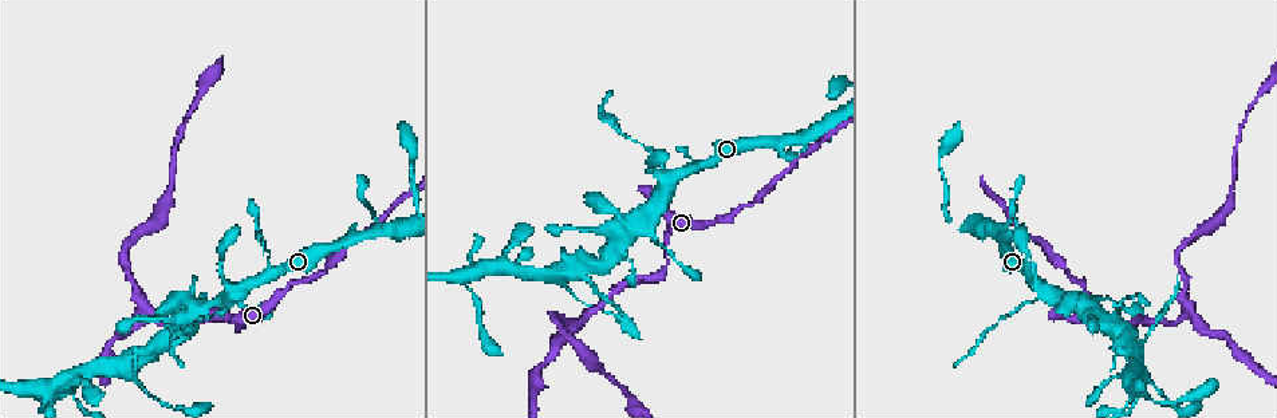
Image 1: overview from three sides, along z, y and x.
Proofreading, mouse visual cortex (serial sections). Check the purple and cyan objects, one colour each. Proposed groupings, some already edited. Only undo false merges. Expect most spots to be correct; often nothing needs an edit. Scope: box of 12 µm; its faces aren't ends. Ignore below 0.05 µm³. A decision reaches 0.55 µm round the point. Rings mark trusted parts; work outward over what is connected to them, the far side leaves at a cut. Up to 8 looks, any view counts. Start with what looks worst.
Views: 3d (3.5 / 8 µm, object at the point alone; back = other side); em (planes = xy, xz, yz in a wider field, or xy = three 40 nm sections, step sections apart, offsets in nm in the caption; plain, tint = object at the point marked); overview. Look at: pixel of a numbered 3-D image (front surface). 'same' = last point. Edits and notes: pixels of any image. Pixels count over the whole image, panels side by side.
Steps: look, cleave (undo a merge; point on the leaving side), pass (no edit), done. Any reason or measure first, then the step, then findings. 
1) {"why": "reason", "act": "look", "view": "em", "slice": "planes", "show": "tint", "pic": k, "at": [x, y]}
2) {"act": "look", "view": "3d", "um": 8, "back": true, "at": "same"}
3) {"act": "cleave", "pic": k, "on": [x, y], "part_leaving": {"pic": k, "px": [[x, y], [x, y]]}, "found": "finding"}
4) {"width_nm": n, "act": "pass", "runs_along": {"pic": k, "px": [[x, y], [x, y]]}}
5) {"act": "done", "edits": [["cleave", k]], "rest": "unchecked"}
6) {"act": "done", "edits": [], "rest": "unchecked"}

{"why": "three-way junction", "act": "look", "view": "3d", "um": 8, "back": true, "pic": 1, "at": [148, 314]}

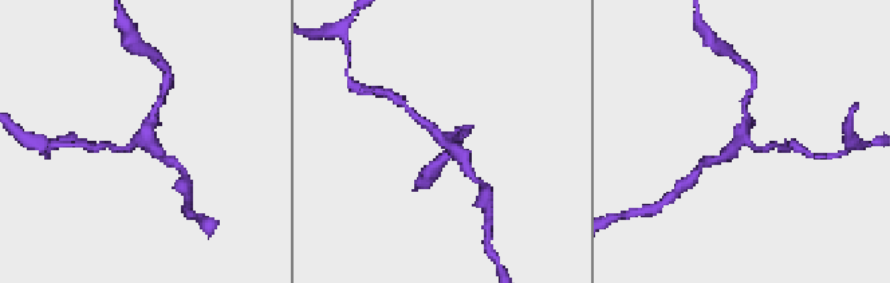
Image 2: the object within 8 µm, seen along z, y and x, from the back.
{"act": "look", "view": "3d", "um": 3.5, "pic": 2, "at": [439, 141]}

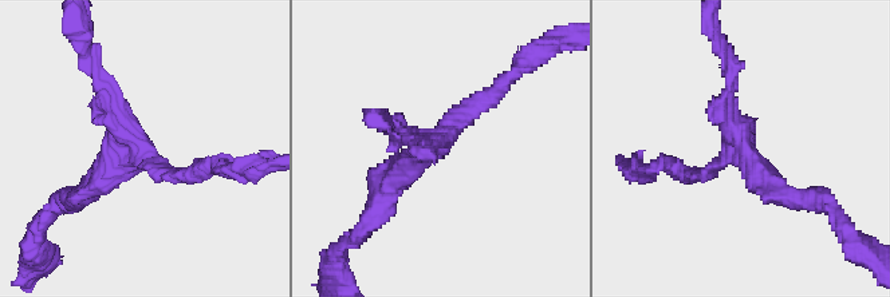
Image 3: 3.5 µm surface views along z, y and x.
{"act": "look", "view": "em", "slice": "xy", "step": 1, "show": "tint", "pic": 3, "at": [142, 148]}

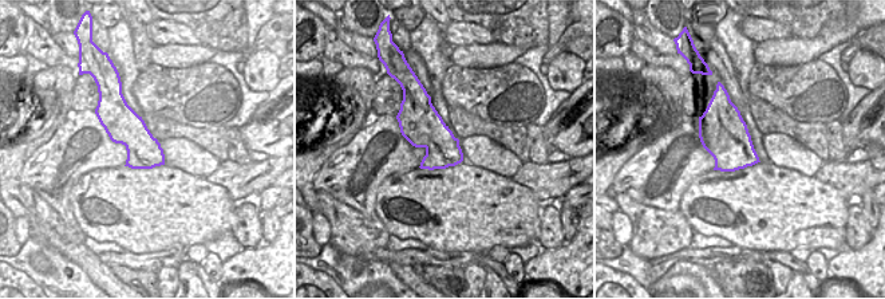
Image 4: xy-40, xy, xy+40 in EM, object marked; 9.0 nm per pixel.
{"arm_widths_nm": [150, 200, 300], "act": "pass", "runs_along": {"pic": 3, "px": [[205, 166], [156, 166], [98, 71]]}, "found": "one cell here"}

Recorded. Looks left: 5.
{"why": "narrows sharply", "act": "look", "view": "3d", "um": 3.5, "back": true, "pic": 1, "at": [241, 293]}

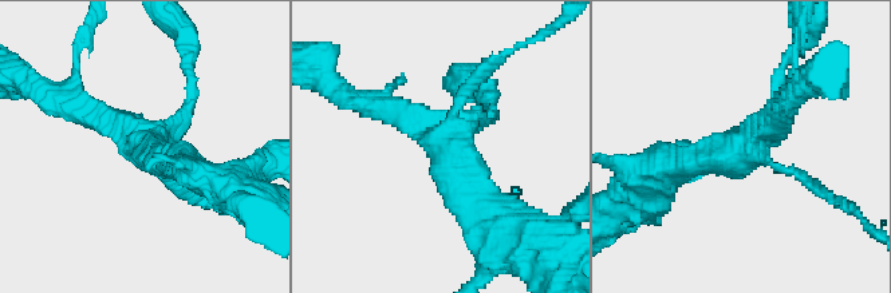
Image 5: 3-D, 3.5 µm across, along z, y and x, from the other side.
{"arms": 4, "arm_widths_nm": [150, 150, 300, 350], "act": "pass", "runs_along": {"pic": 5, "px": [[375, 101], [449, 146], [481, 214]]}, "found": "all the same cell"}

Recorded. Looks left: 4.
{"why": "calibre changes", "act": "look", "view": "3d", "um": 8, "back": true, "pic": 1, "at": [1130, 348]}

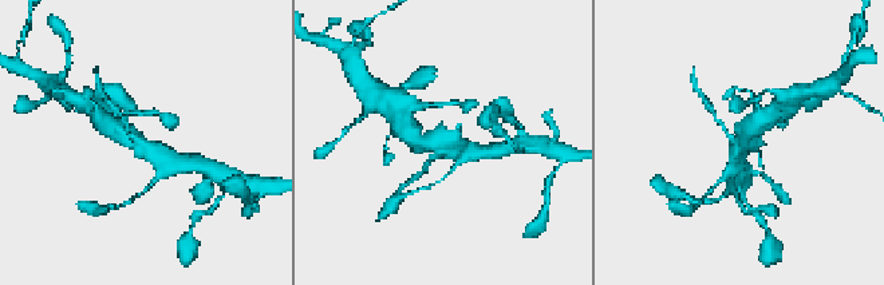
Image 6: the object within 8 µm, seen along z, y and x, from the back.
{"why": "closer look", "act": "look", "view": "3d", "um": 3.5, "pic": 6, "at": [137, 142]}

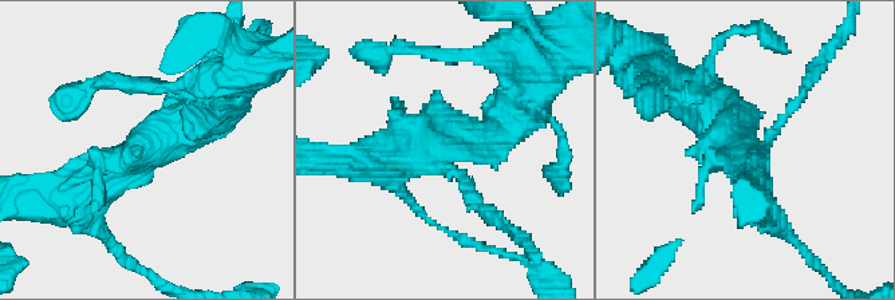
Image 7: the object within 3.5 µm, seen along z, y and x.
{"why": "shape alone is not enough", "act": "look", "view": "em", "slice": "xy", "step": 1, "show": "tint", "pic": 7, "at": [740, 148]}

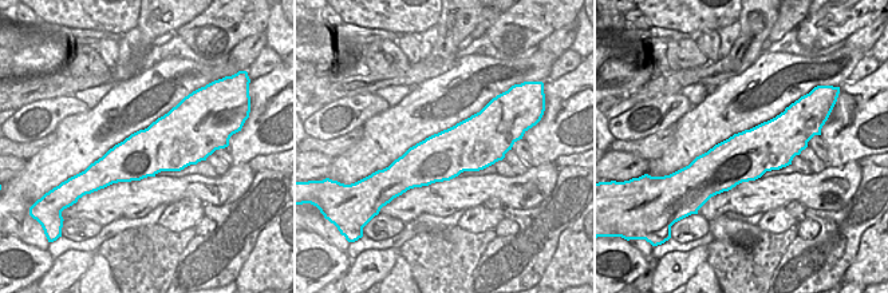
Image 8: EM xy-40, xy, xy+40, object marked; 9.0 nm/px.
{"act": "pass", "runs_along": {"pic": 7, "px": [[216, 110], [117, 164], [75, 197]]}, "found": "one cell here"}

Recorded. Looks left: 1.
{"act": "done", "edits": [], "rest": "unchecked"}

